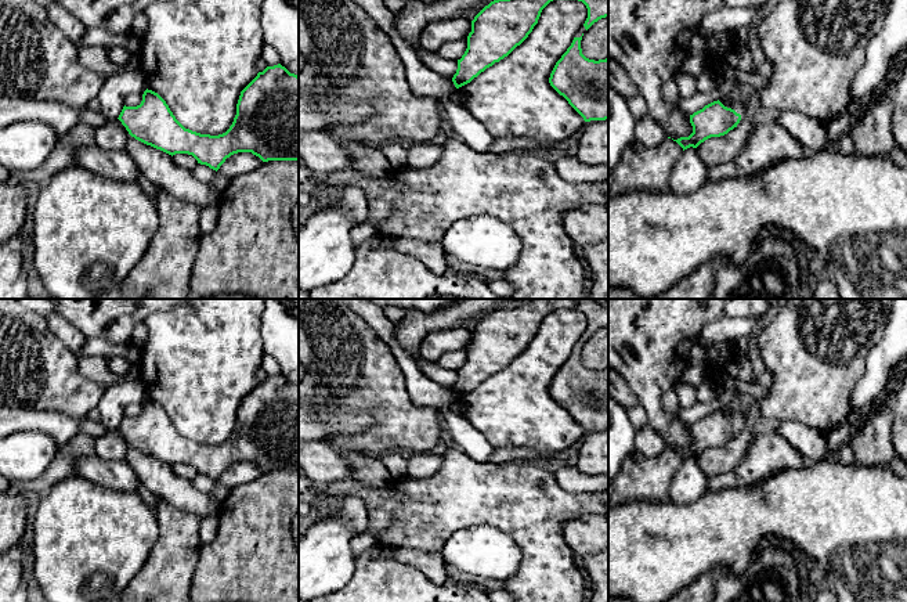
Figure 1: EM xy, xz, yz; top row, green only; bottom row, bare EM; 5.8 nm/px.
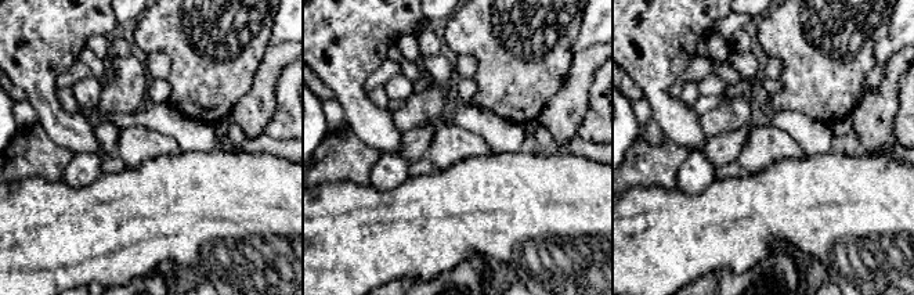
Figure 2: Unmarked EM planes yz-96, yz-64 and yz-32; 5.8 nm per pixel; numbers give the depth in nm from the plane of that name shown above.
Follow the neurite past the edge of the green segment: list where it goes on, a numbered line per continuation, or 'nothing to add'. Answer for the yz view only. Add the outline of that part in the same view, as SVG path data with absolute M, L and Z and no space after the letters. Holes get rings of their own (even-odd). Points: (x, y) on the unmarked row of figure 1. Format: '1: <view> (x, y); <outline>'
1: yz (739, 417); M745 405L734 408L734 415L731 417L737 423L744 425L745 422Z

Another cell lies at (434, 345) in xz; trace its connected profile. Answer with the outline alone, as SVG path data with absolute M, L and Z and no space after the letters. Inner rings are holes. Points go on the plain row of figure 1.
M456 327L429 332L419 345L420 357L430 363L440 363L445 353L460 350L469 346L471 332Z

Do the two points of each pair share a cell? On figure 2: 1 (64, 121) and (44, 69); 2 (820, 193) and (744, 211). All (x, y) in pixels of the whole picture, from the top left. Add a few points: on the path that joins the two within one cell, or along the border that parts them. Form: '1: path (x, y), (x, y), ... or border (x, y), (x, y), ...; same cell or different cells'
1: path (51, 108), (44, 101), (44, 82); same cell
2: path (801, 202), (788, 202), (763, 211); same cell

